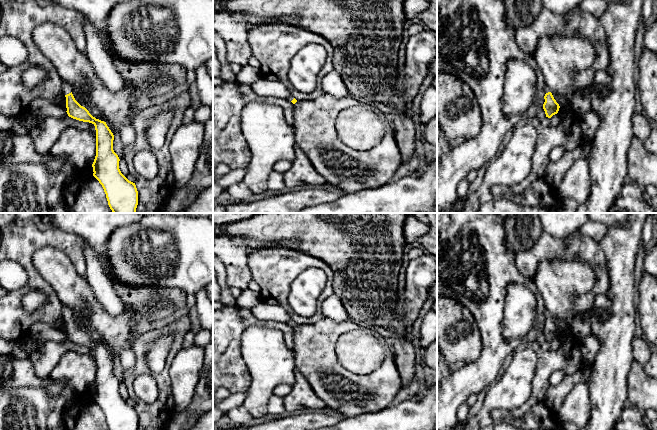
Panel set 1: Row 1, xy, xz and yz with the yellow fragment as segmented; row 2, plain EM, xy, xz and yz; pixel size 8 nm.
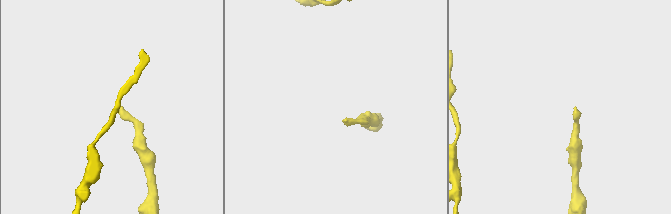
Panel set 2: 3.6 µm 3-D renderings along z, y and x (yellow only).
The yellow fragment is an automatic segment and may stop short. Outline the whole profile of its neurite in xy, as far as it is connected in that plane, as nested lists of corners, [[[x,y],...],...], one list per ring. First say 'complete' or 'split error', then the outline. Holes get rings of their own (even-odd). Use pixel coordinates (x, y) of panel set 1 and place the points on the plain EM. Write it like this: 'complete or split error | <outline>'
split error | [[[64,304],[63,317],[69,341],[92,347],[96,354],[96,380],[92,388],[93,400],[102,409],[109,430],[137,430],[138,415],[119,393],[119,381],[113,374],[114,359],[106,346],[93,341],[72,318],[71,310]]]

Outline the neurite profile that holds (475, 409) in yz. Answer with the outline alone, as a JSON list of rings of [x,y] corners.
[[[482,390],[477,394],[477,402],[469,408],[468,418],[476,416],[484,406],[486,392]]]

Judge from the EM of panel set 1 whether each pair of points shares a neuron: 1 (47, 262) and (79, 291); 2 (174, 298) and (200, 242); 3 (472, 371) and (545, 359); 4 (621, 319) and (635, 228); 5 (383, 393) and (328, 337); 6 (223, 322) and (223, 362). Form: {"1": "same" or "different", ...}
{"1": "same", "2": "different", "3": "different", "4": "same", "5": "same", "6": "same"}

